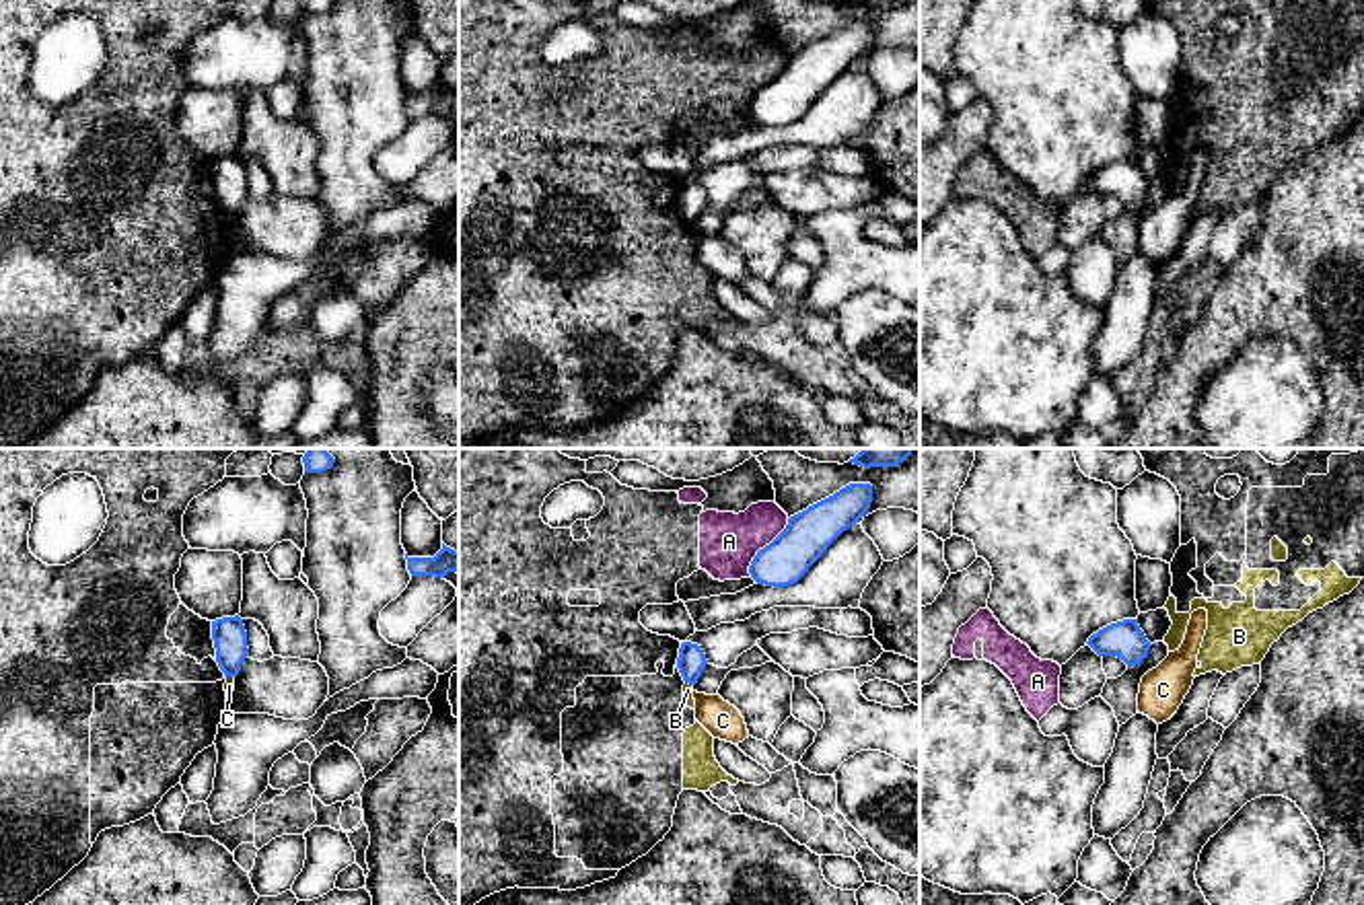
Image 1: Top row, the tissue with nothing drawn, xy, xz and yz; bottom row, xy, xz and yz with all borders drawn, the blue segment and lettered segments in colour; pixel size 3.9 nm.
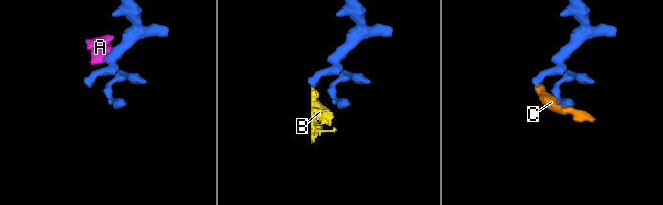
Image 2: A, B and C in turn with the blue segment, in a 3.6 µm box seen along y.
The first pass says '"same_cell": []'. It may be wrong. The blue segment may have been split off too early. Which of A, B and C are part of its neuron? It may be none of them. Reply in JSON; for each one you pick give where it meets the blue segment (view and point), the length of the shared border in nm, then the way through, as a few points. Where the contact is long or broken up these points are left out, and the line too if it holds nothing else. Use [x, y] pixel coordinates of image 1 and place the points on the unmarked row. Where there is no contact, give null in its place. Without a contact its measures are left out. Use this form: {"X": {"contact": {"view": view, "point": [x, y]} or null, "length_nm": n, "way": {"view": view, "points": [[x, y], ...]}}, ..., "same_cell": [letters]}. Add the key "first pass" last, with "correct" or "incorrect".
{"same_cell": [], "first pass": "correct"}

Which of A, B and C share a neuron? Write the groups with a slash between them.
A B / C

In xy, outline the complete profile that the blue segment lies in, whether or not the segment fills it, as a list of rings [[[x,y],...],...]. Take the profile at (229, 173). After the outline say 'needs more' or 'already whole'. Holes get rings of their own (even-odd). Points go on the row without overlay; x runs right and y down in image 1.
[[[235,154],[212,160],[212,179],[216,187],[216,202],[224,216],[237,216],[241,204],[249,195],[243,158]]]; already whole

